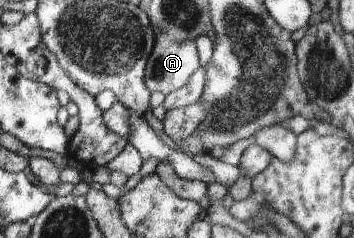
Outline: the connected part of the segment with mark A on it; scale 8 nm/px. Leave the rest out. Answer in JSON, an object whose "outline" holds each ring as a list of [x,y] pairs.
{"outline":[[[159,33],[152,56],[148,58],[144,81],[149,90],[168,95],[185,86],[200,67],[195,41],[178,43]]]}

